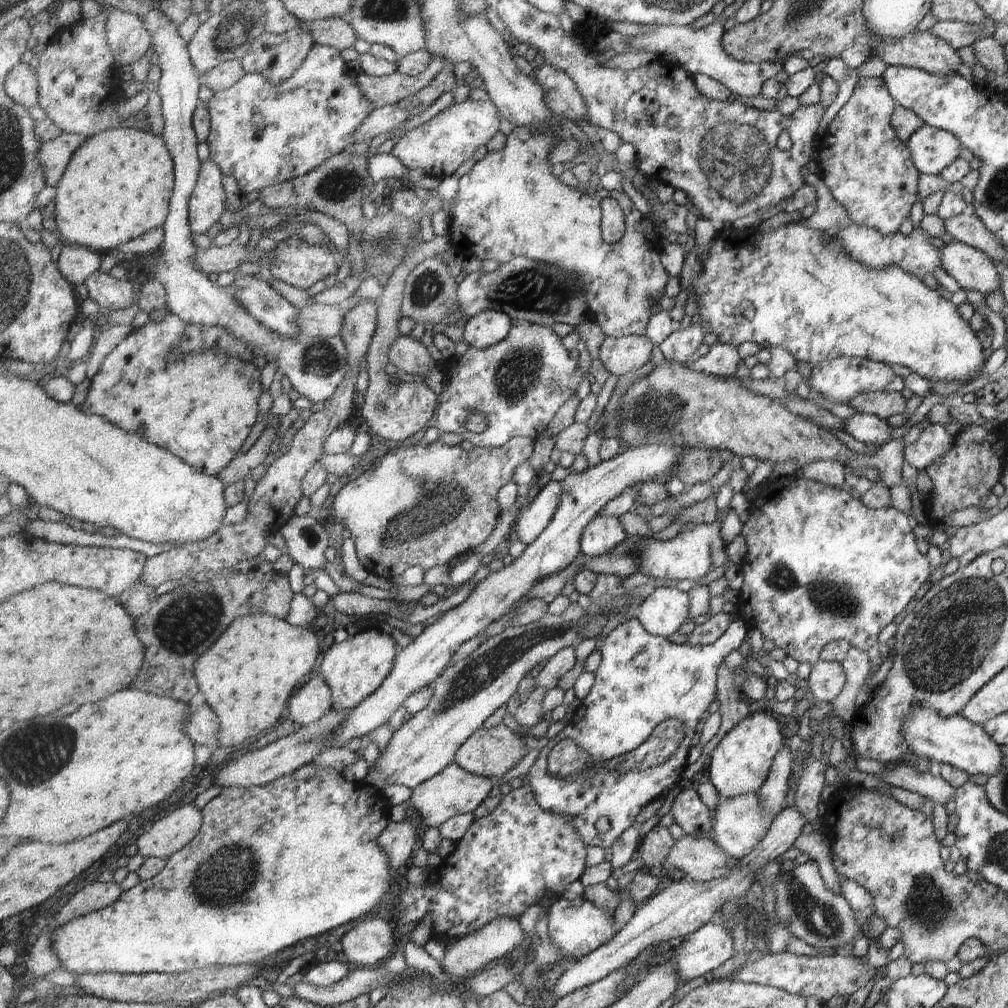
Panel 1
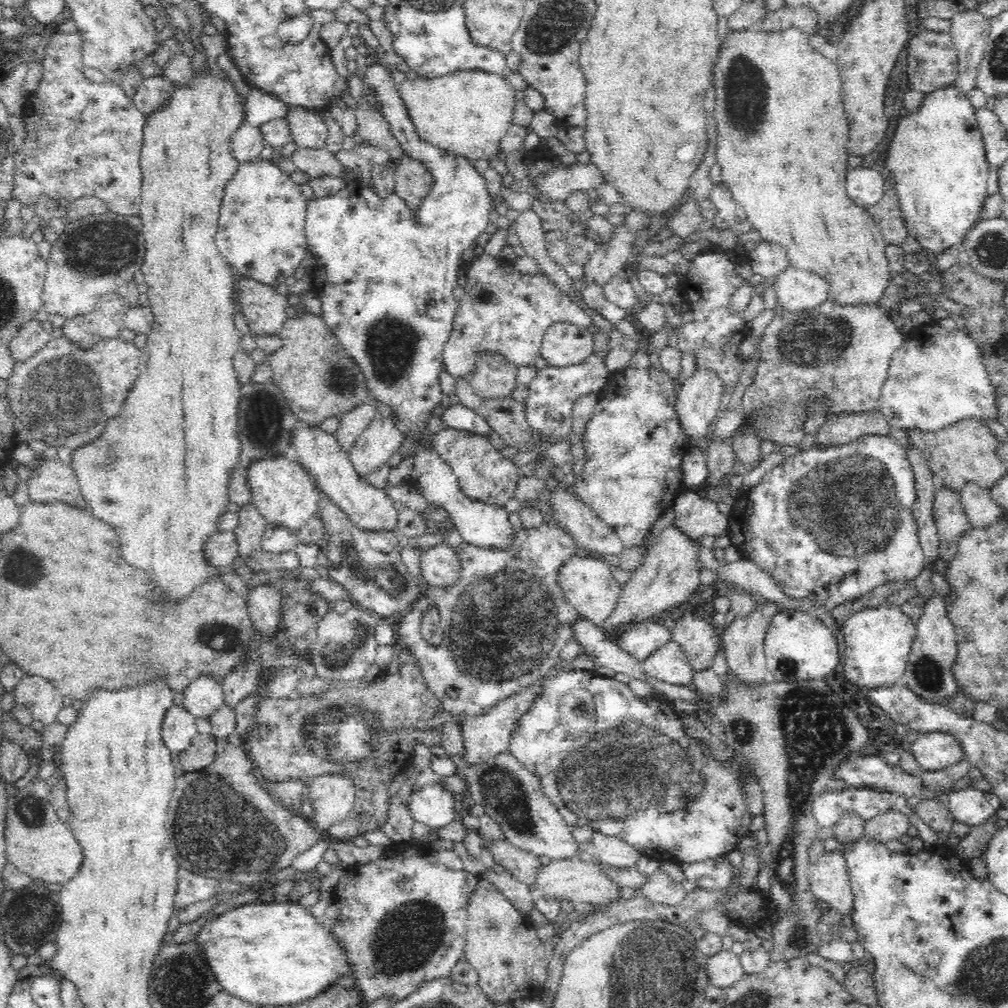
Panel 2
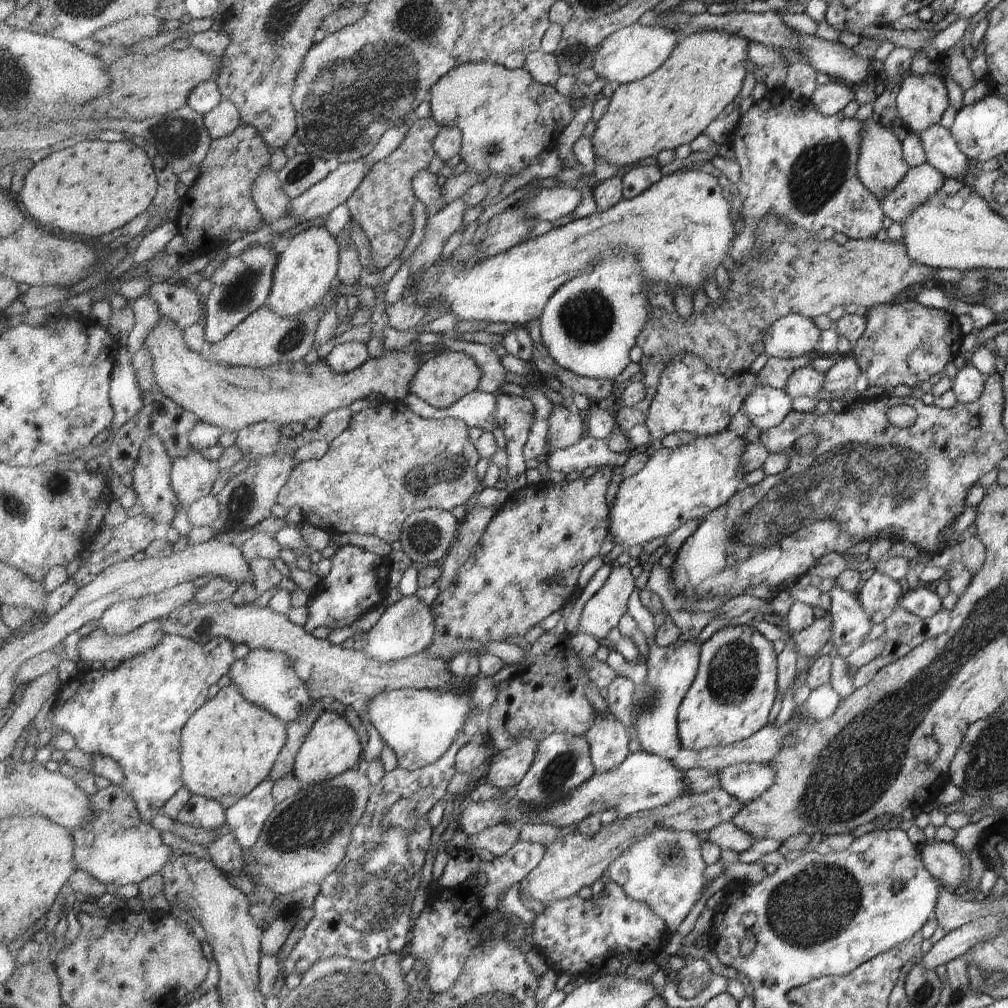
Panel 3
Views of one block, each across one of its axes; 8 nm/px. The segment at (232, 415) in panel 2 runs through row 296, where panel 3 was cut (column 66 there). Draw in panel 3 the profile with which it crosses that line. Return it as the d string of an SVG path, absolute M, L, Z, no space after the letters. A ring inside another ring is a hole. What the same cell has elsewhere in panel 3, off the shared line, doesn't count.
M126 137L115 142L85 140L81 141L81 144L77 143L77 146L51 153L49 158L45 157L25 173L24 185L16 198L24 204L30 216L45 226L51 226L67 234L97 238L115 232L131 220L135 220L137 216L141 216L153 204L158 192L159 184L153 160L147 156L143 148L136 146Z

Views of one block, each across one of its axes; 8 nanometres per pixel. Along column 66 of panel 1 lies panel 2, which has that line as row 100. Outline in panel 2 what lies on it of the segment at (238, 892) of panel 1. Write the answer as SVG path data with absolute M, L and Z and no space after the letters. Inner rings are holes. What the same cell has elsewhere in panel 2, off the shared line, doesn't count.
M948 85L926 93L922 106L898 122L888 143L888 170L894 177L899 207L910 234L921 244L921 250L931 258L966 242L968 232L981 220L980 212L988 198L986 182L990 172L985 155L982 131L975 110L966 94Z

